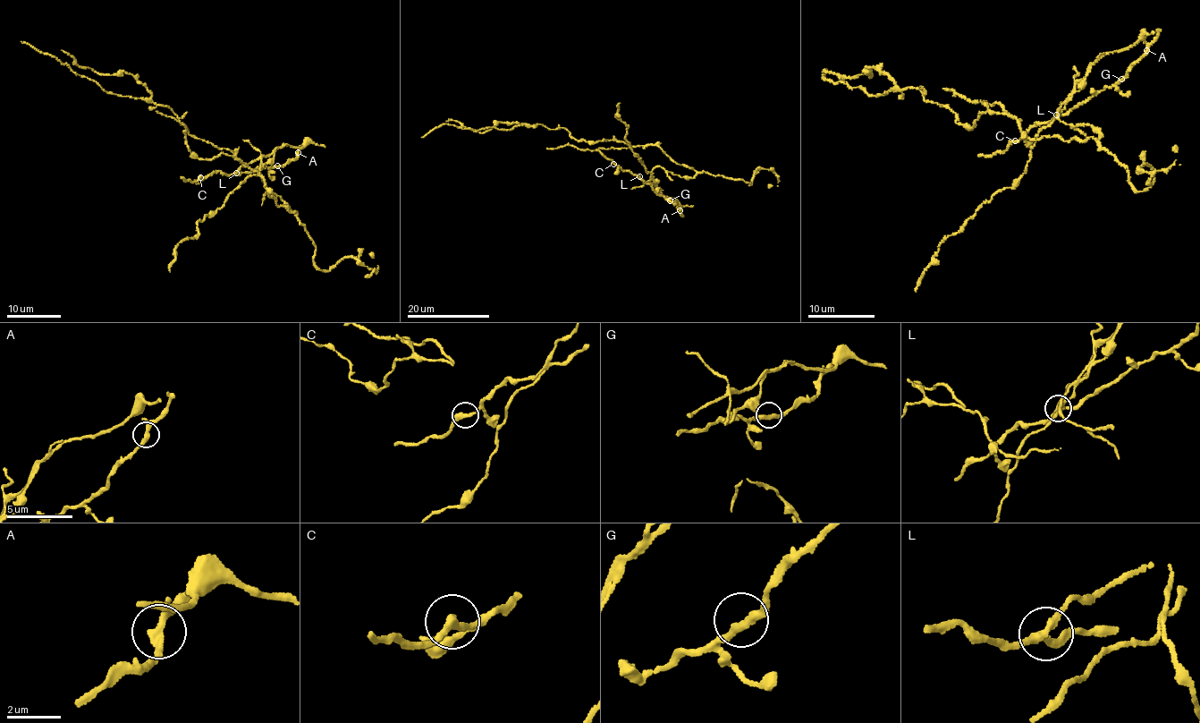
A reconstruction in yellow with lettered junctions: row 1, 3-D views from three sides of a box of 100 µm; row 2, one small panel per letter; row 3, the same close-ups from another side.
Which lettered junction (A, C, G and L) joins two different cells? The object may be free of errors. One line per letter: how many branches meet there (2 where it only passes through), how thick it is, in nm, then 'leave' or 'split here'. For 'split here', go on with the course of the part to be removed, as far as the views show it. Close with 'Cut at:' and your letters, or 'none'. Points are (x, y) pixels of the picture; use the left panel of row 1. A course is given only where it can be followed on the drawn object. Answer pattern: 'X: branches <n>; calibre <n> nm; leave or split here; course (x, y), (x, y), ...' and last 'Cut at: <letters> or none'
A: branches 3; calibre 240 nm; leave
C: branches 2; calibre 280 nm; leave
G: branches 2; calibre 280 nm; leave
L: branches 3; calibre 260 nm; split here; course (236, 173), (258, 159), (269, 193), (297, 213), (240, 158), (193, 156), (168, 106), (105, 91), (21, 41)
Cut at: L

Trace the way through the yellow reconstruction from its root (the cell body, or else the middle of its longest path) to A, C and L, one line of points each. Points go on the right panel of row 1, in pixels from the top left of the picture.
A: (1025, 134), (1097, 139), (1086, 123), (1060, 120), (1059, 108), (1074, 88), (1060, 114), (1127, 78), (1146, 50)
C: (1025, 134), (1066, 140), (1101, 134), (1059, 119), (1059, 108), (1075, 88), (1054, 118), (1034, 123), (1015, 140)
L: (1025, 134), (1066, 140), (1100, 136), (1086, 123), (1073, 127), (1059, 119), (1059, 108), (1075, 88), (1056, 115)

